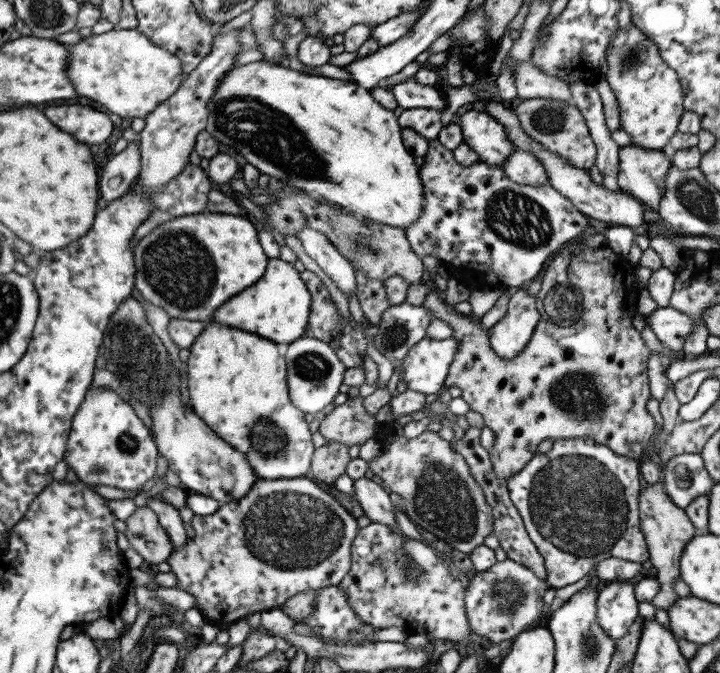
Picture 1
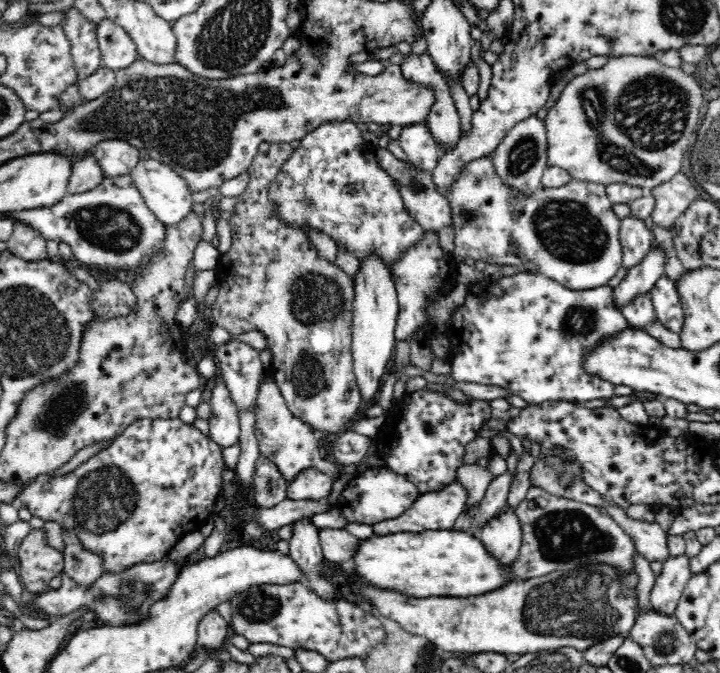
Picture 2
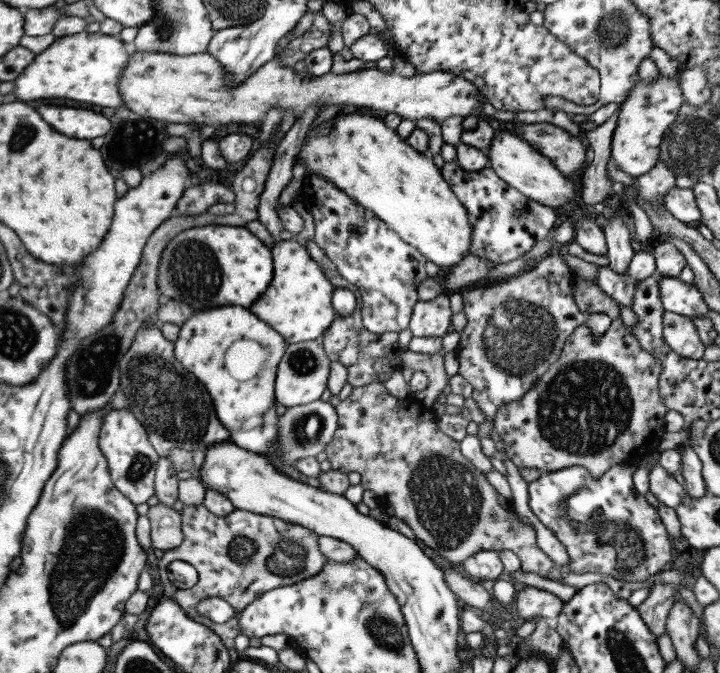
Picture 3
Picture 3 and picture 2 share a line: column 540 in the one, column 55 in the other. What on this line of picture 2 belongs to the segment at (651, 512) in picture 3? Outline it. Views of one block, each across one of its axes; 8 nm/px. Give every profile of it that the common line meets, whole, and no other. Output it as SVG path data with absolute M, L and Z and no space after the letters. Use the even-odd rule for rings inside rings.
M176 417L175 419L158 419L158 418L138 418L134 422L130 422L128 426L113 440L106 449L101 450L94 456L90 457L85 462L78 465L74 470L63 473L54 474L54 476L42 476L34 479L22 486L13 498L12 504L18 507L25 507L30 511L33 517L45 522L56 522L66 533L76 535L80 539L82 549L90 551L102 557L102 574L117 573L129 569L138 563L151 563L159 561L166 557L166 554L172 550L173 546L185 537L196 530L200 530L210 518L213 516L214 505L217 496L222 490L222 449L212 441L210 436L204 436L198 428L194 427L193 423L184 423Z

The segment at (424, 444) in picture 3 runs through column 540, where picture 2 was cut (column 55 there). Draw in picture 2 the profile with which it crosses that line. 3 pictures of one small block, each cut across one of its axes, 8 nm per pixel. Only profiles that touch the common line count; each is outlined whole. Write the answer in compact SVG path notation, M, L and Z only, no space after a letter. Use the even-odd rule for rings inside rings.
M31 529L19 550L19 578L35 594L49 590L49 582L63 570L63 554L51 548L42 529Z

